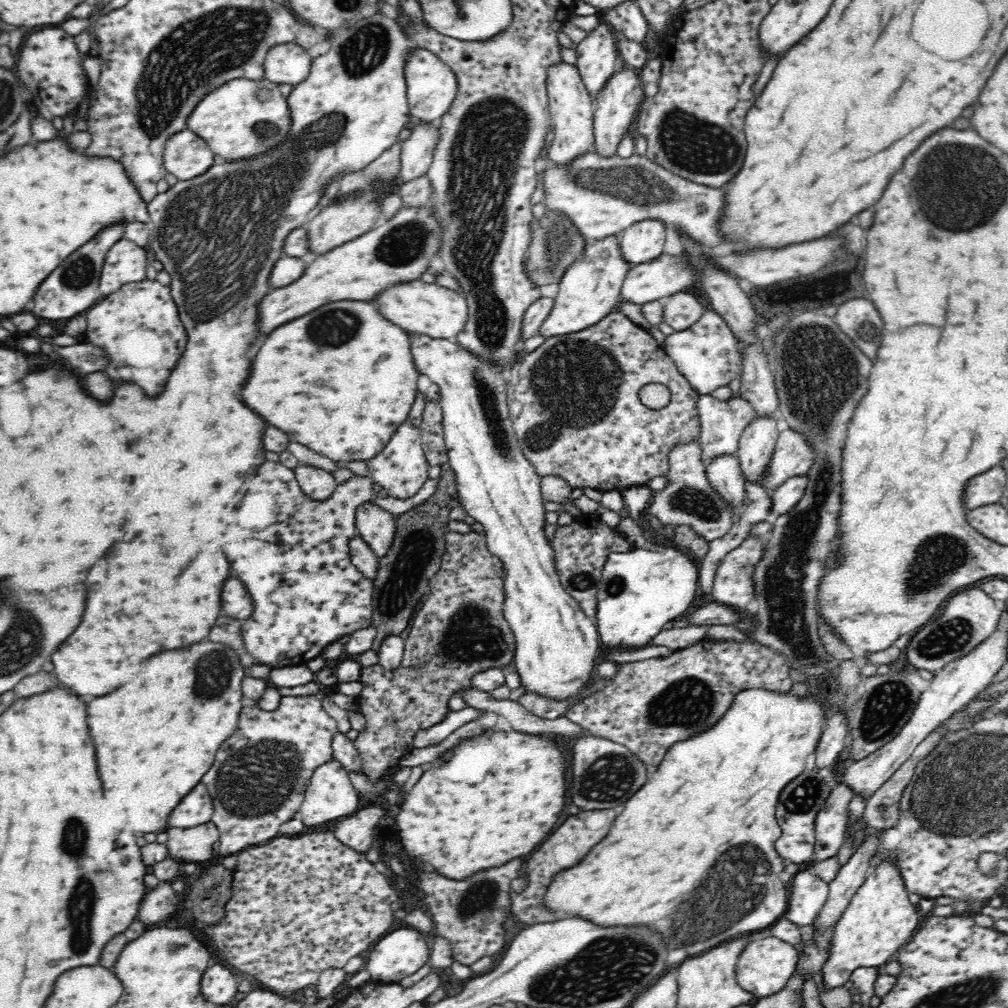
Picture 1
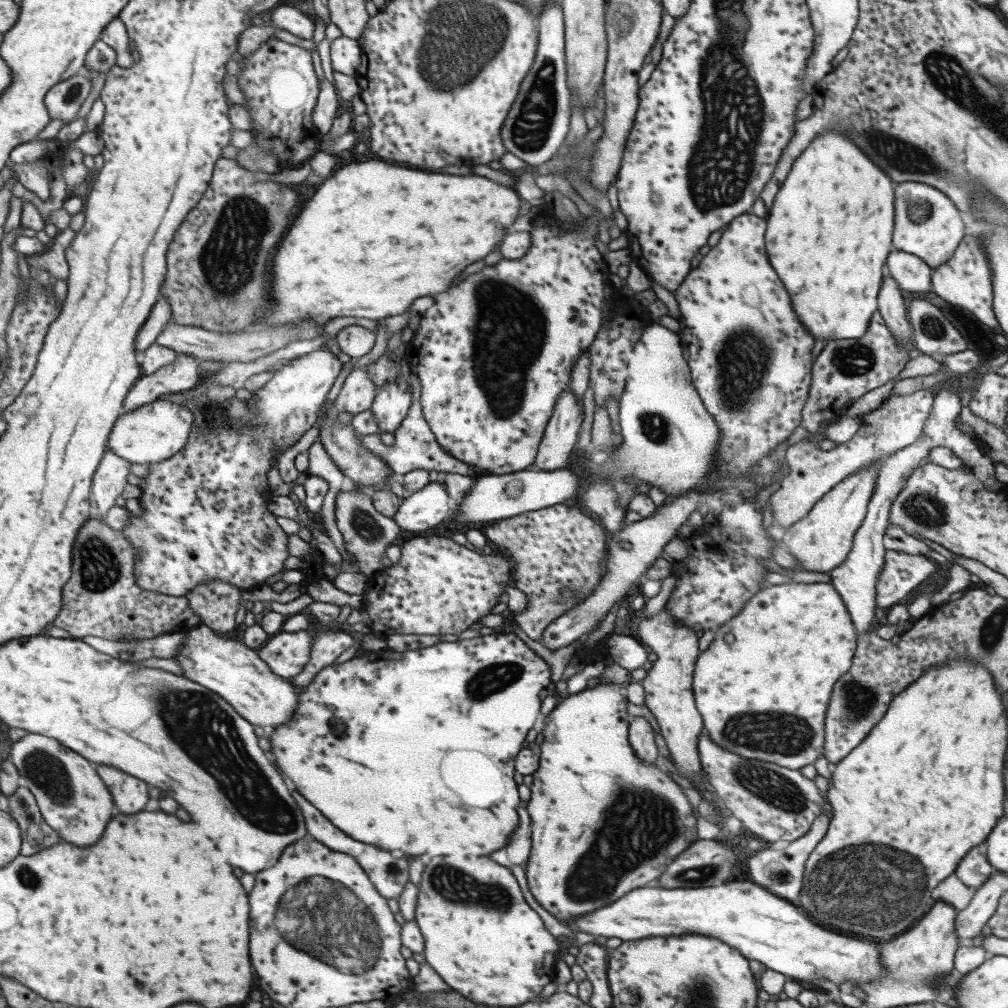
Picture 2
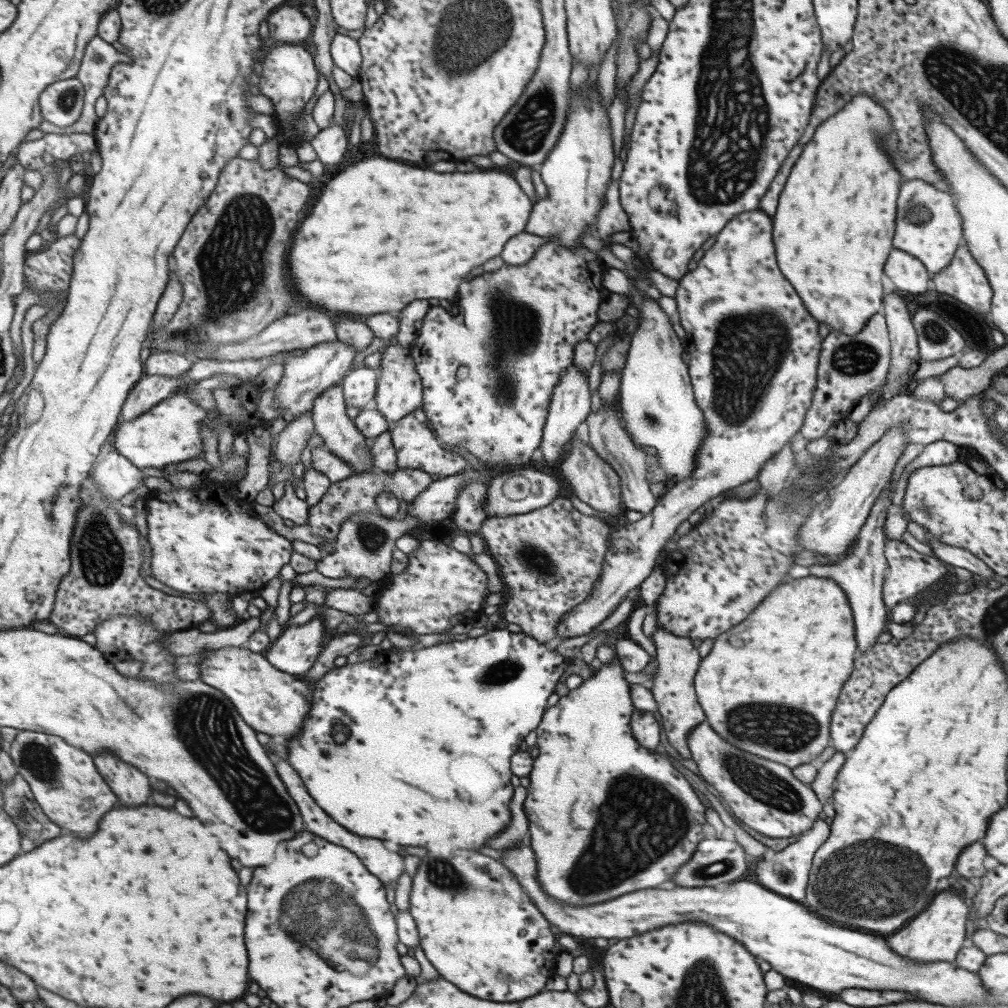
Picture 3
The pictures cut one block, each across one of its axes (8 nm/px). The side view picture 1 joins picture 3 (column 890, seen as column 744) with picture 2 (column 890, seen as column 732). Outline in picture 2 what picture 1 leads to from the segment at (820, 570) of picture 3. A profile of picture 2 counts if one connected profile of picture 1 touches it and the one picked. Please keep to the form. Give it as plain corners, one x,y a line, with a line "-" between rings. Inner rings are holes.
947,383
941,384
932,390
934,396
932,407
928,418
924,419
922,436
909,443
909,446
900,448
882,459
875,485
873,485
873,493
869,497
863,521
855,535
853,535
850,551
839,566
826,572
834,590
839,594
839,598
841,598
843,605
848,610
852,625
855,626
856,634
871,630
873,624
875,624
875,612
873,611
876,608
875,588
884,565
885,548
882,539
887,529
887,523
889,523
890,506
905,485
907,478
913,473
913,470
927,464
930,448
936,446
950,448
953,455
962,461
962,464
989,492
1004,488
1003,484
995,479
994,465
991,460
983,456
976,443
954,425
954,420
961,410
961,401
957,391
949,387

